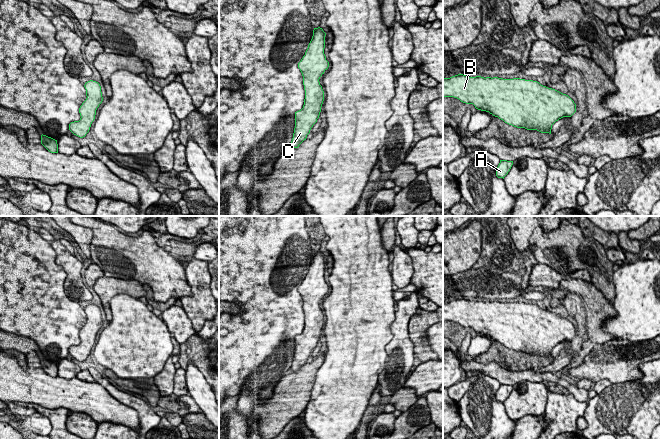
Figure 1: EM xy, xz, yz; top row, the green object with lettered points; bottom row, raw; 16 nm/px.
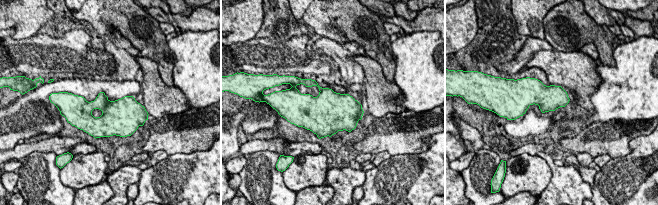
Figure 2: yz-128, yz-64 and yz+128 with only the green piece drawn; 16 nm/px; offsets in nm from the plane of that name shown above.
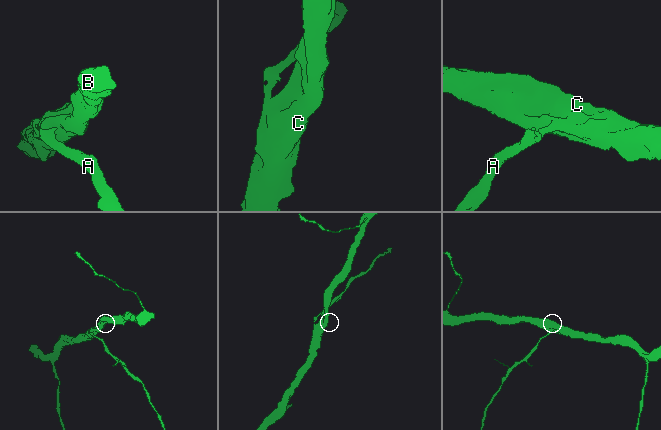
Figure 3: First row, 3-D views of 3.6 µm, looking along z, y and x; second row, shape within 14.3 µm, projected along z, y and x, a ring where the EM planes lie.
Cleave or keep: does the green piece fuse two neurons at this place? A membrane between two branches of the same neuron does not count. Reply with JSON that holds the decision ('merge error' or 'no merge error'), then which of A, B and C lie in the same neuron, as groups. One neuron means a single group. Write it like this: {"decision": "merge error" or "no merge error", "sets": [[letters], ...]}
{"decision": "no merge error", "sets": [["A", "B", "C"]]}

